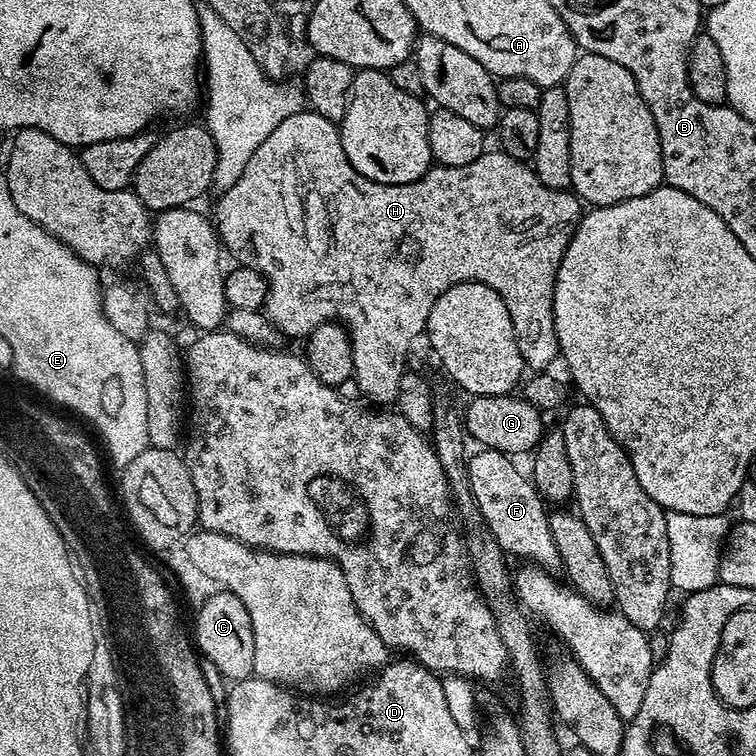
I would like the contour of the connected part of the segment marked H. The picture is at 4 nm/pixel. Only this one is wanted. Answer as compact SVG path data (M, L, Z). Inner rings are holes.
M301 110L290 114L290 118L285 118L284 121L276 127L270 138L266 138L266 142L262 142L262 146L258 146L258 150L254 150L254 154L250 158L250 162L246 166L246 170L242 172L242 178L238 178L238 182L234 182L234 186L223 189L219 193L220 201L216 204L216 216L214 215L214 227L217 236L220 237L221 245L233 256L233 261L239 262L245 268L253 268L263 274L268 279L268 296L264 299L263 311L266 313L269 320L272 321L272 325L276 328L277 332L288 336L300 336L300 338L307 338L314 329L323 324L330 324L333 322L339 322L348 329L348 337L352 340L352 353L354 354L354 377L357 382L357 386L360 388L360 396L365 400L373 400L376 404L388 404L391 405L393 401L397 399L399 394L399 386L402 382L402 378L406 373L406 366L404 366L404 359L408 356L408 351L412 348L412 343L416 339L425 335L428 327L428 315L430 310L434 306L434 302L442 295L446 290L450 290L450 286L455 284L461 284L467 280L480 280L484 284L490 286L490 290L494 290L502 298L502 302L506 302L506 310L510 310L510 322L514 322L514 338L518 342L518 350L522 354L524 359L525 369L528 370L548 370L552 364L552 359L557 359L560 347L558 346L558 338L556 337L556 331L554 330L554 317L552 316L552 295L554 294L554 286L556 285L556 275L558 274L558 268L562 262L562 258L566 254L566 246L570 242L572 236L576 232L576 225L580 222L582 215L582 204L579 199L571 191L563 188L551 188L546 186L538 178L536 169L532 167L531 163L515 160L513 156L508 156L505 152L499 150L486 150L478 158L474 158L474 162L470 162L470 166L446 166L441 168L439 166L433 166L429 168L426 174L422 174L422 178L418 178L414 182L406 182L405 184L383 184L382 182L374 182L370 178L366 178L362 174L358 174L358 170L354 170L354 166L350 166L350 162L346 158L346 150L342 150L342 138L340 137L340 129L335 123L326 118L322 118L322 114L313 112L311 110Z

